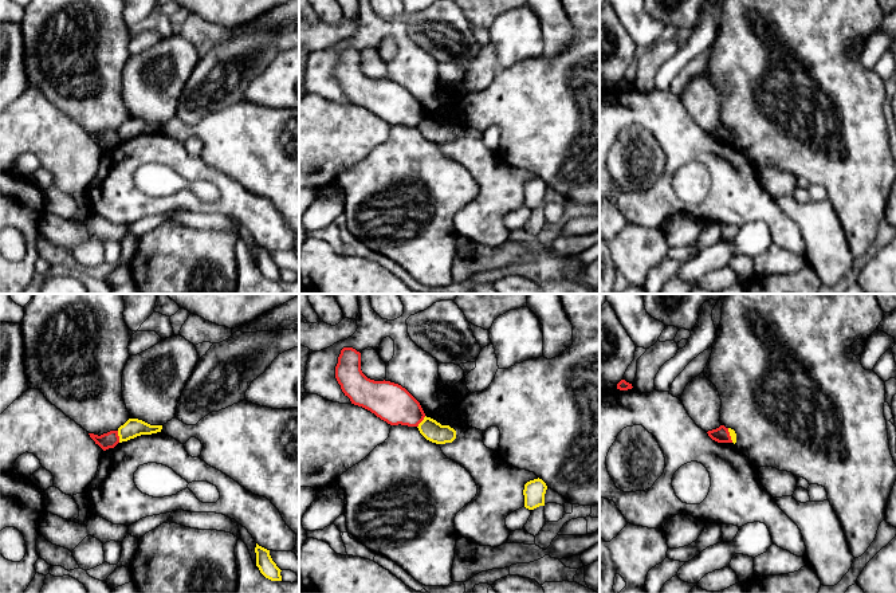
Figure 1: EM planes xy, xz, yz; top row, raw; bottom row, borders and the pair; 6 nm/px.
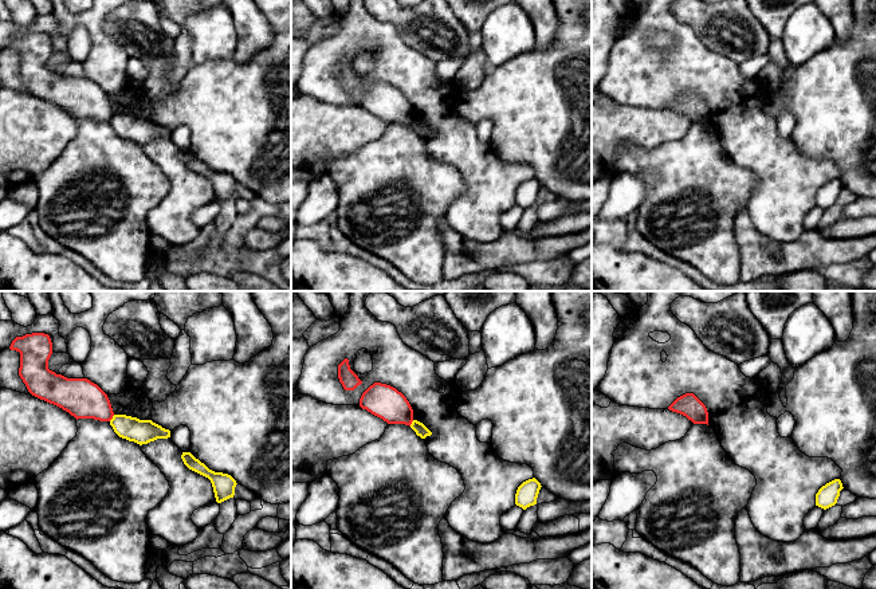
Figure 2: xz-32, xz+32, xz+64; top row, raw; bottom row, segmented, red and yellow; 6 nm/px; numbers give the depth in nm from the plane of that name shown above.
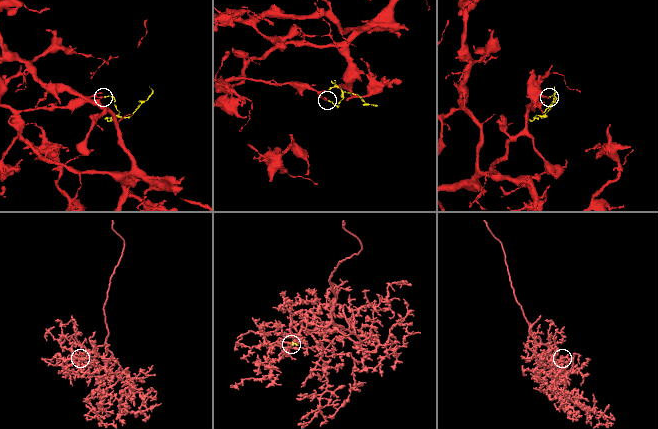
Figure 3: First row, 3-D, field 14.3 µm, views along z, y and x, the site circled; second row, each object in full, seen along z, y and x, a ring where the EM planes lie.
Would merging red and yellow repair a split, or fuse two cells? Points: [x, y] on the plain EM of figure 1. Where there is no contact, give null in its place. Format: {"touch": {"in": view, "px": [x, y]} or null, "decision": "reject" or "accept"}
{"touch": {"in": "xy", "px": [118, 136]}, "decision": "reject"}

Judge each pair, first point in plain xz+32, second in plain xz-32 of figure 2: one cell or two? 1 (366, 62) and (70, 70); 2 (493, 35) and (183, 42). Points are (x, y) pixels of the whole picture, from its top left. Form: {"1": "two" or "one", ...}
{"1": "one", "2": "two"}

